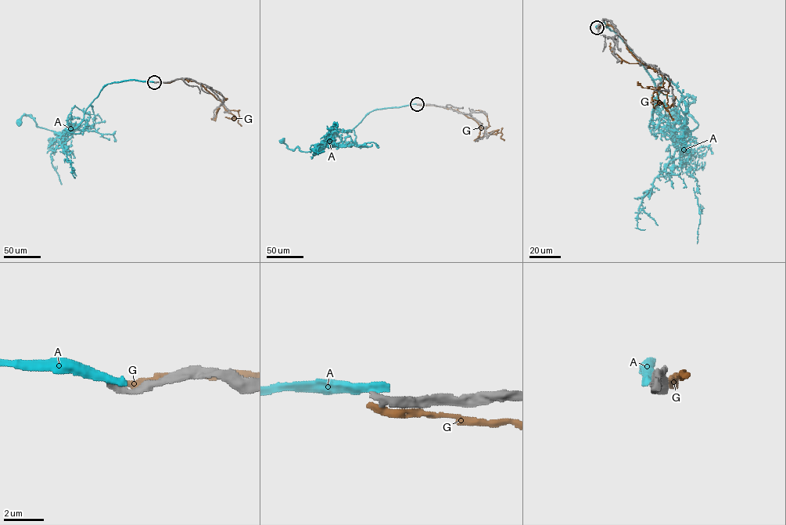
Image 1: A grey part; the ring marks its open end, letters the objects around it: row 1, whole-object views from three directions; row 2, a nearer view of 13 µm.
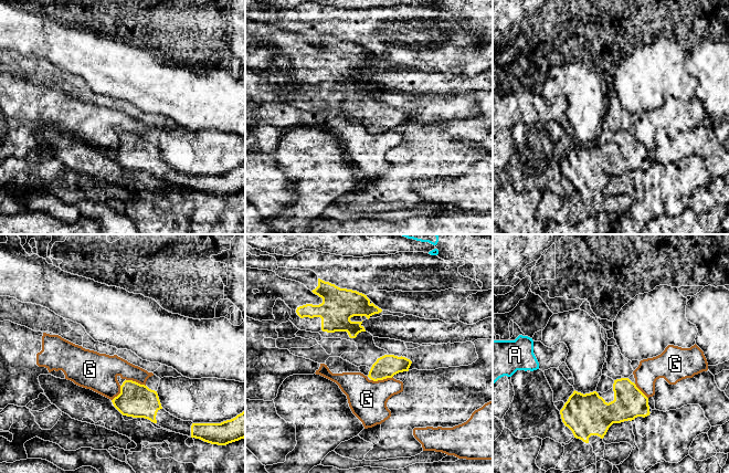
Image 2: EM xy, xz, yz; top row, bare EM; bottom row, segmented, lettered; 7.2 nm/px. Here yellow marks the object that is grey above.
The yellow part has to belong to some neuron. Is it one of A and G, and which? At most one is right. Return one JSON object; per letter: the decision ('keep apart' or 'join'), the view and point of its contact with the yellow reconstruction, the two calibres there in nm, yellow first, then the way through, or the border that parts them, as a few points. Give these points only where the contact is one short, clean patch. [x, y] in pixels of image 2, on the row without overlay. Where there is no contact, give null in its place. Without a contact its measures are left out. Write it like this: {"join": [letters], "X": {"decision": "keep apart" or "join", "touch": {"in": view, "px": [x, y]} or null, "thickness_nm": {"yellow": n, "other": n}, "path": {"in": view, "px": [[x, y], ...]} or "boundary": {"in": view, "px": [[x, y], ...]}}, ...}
{"join": [], "A": {"decision": "keep apart", "touch": null}, "G": {"decision": "keep apart", "touch": {"in": "xz", "px": [381, 132]}, "thickness_nm": {"yellow": 160, "other": 280}, "boundary": {"in": "xz", "px": [[392, 128], [386, 132], [371, 133]]}}}

